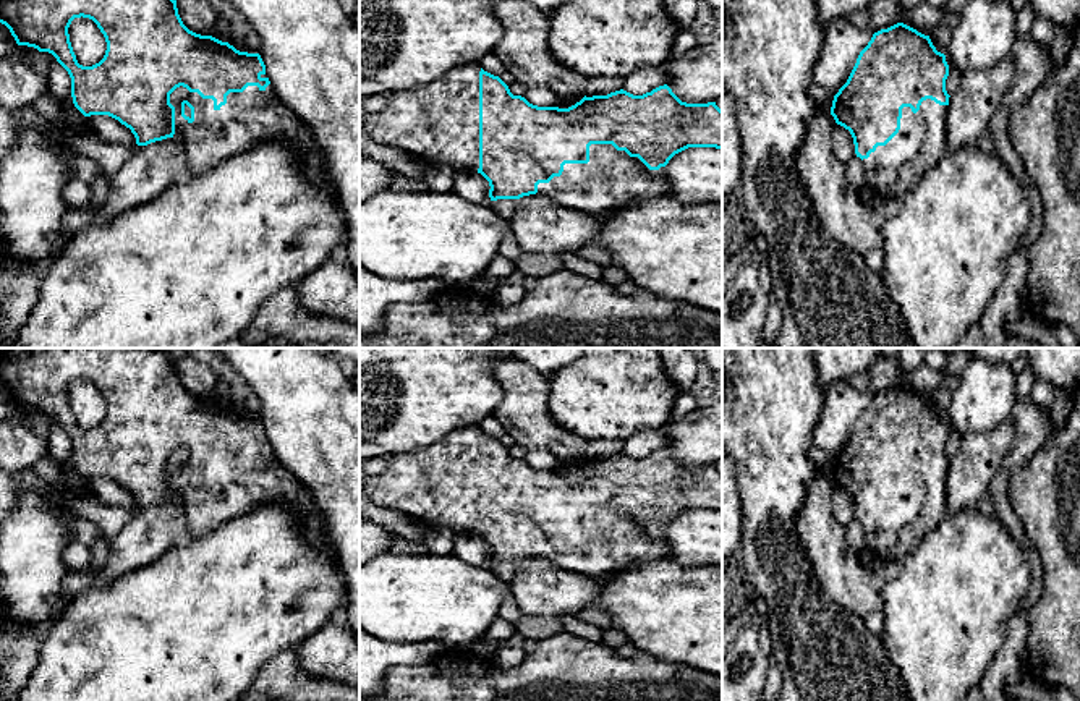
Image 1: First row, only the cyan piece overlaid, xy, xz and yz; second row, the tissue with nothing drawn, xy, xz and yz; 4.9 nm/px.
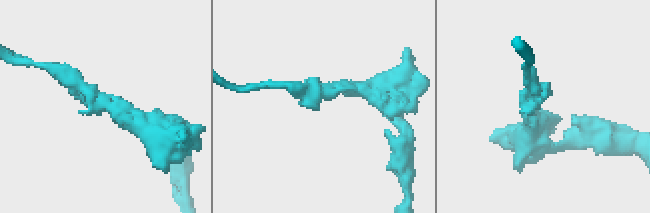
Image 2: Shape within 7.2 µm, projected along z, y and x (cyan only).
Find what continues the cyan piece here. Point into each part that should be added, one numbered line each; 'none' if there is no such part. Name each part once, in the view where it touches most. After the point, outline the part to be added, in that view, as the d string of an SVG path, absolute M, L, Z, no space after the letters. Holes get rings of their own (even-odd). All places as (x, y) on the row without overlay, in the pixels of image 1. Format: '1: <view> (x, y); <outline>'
1: xz (611, 543); M591 507L588 526L565 526L560 539L538 547L536 557L565 571L601 580L669 554L664 529L649 533L638 520L612 507Z

